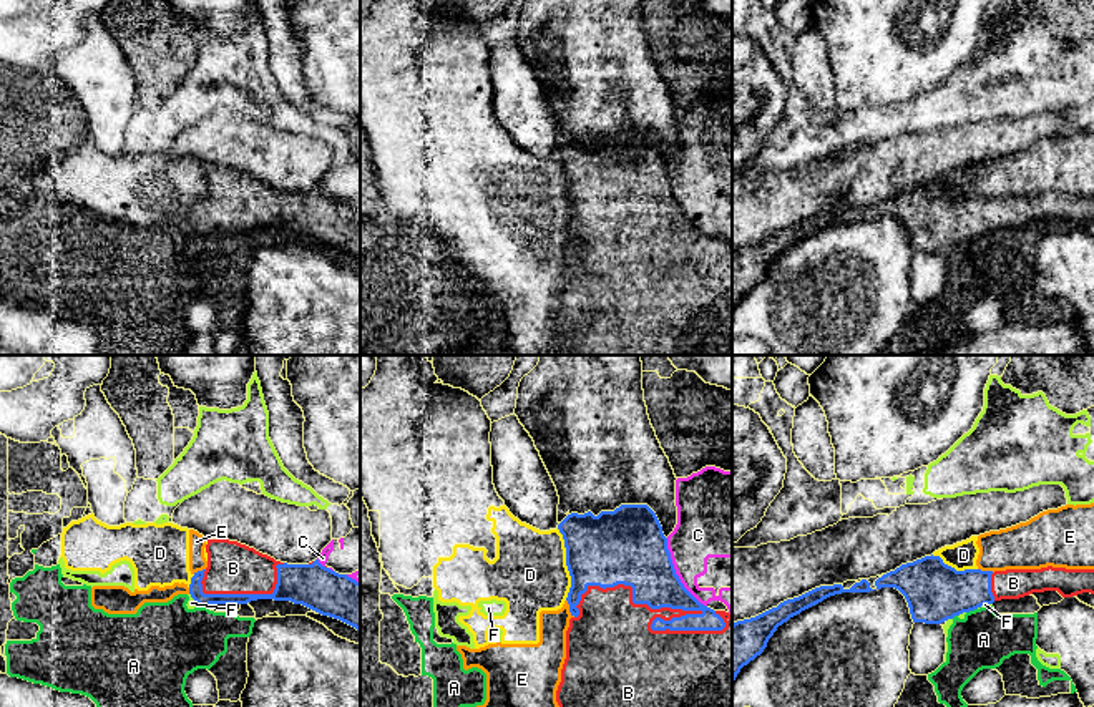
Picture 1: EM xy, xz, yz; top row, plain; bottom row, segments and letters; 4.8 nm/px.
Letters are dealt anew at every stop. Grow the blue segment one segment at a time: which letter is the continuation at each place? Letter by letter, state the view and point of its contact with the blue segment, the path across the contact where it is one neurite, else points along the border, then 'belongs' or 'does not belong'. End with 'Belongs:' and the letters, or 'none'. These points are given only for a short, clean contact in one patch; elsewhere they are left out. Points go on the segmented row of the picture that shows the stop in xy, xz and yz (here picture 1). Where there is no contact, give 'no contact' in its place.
A: contact yz (971, 609); border yz (976, 608), (967, 613); does not belong
B: contact xz (674, 608); belongs
C: contact xz (674, 573); does not belong
D: contact xz (566, 565); border xz (556, 528), (563, 540), (565, 565), (570, 576), (566, 599); does not belong
E: contact xz (570, 608); border xz (566, 599), (568, 609), (575, 616); does not belong
F: contact yz (983, 604); border yz (991, 603), (976, 608); does not belong
Belongs: B

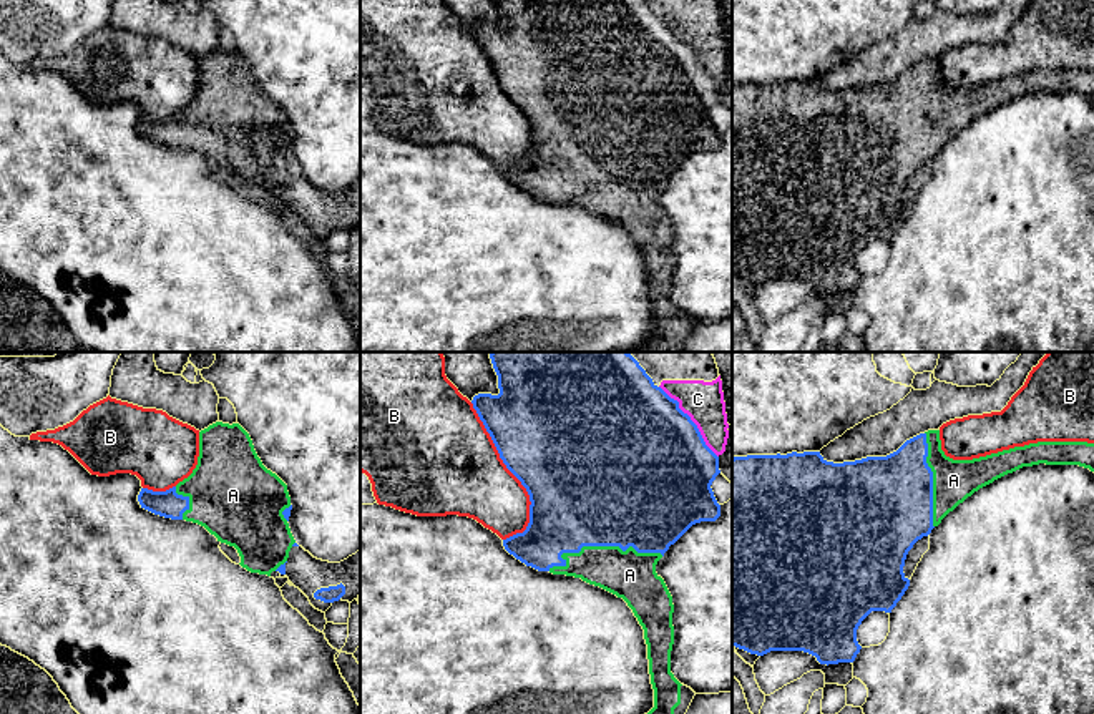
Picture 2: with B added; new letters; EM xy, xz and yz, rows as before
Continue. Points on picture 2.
A: contact xz (600, 545); belongs
B: contact xz (513, 474); does not belong
C: contact xz (691, 420); does not belong
Belongs: A

